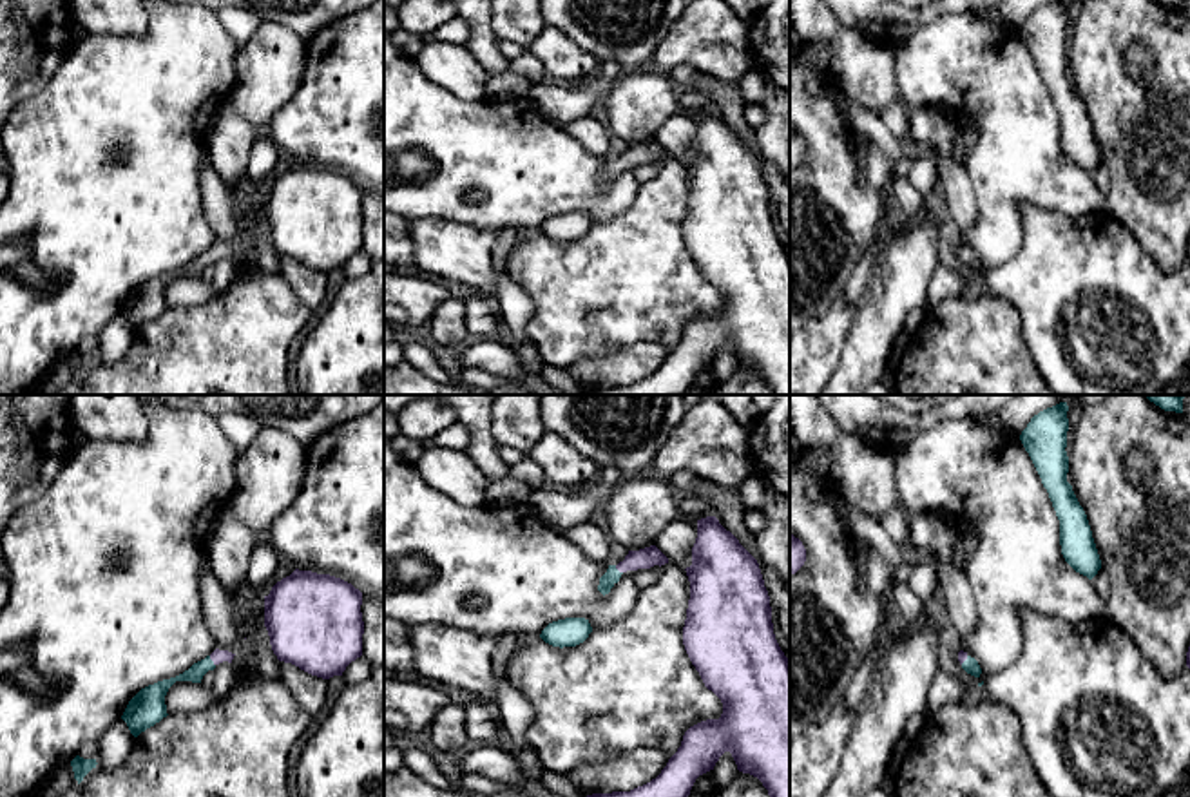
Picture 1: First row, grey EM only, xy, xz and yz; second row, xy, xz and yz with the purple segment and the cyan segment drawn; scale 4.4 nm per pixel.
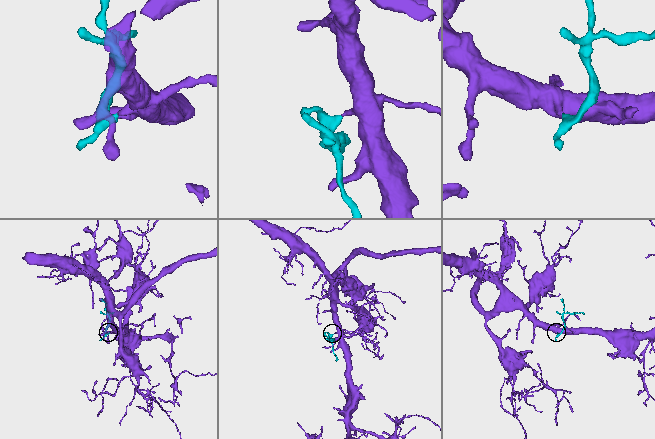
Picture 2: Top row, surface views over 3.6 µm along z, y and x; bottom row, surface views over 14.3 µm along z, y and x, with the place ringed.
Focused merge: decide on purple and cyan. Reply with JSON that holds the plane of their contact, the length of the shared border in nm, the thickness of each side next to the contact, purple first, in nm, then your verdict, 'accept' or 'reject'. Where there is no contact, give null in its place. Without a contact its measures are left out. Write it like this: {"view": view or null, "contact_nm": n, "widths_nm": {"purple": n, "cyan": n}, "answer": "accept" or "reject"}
{"view": "xy", "contact_nm": 50, "widths_nm": {"purple": 70, "cyan": 70}, "answer": "accept"}

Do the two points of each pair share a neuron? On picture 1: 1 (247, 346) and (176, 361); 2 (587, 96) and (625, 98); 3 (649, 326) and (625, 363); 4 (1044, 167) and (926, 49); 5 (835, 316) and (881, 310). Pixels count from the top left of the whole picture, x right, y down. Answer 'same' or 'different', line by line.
1: same
2: different
3: different
4: same
5: different

